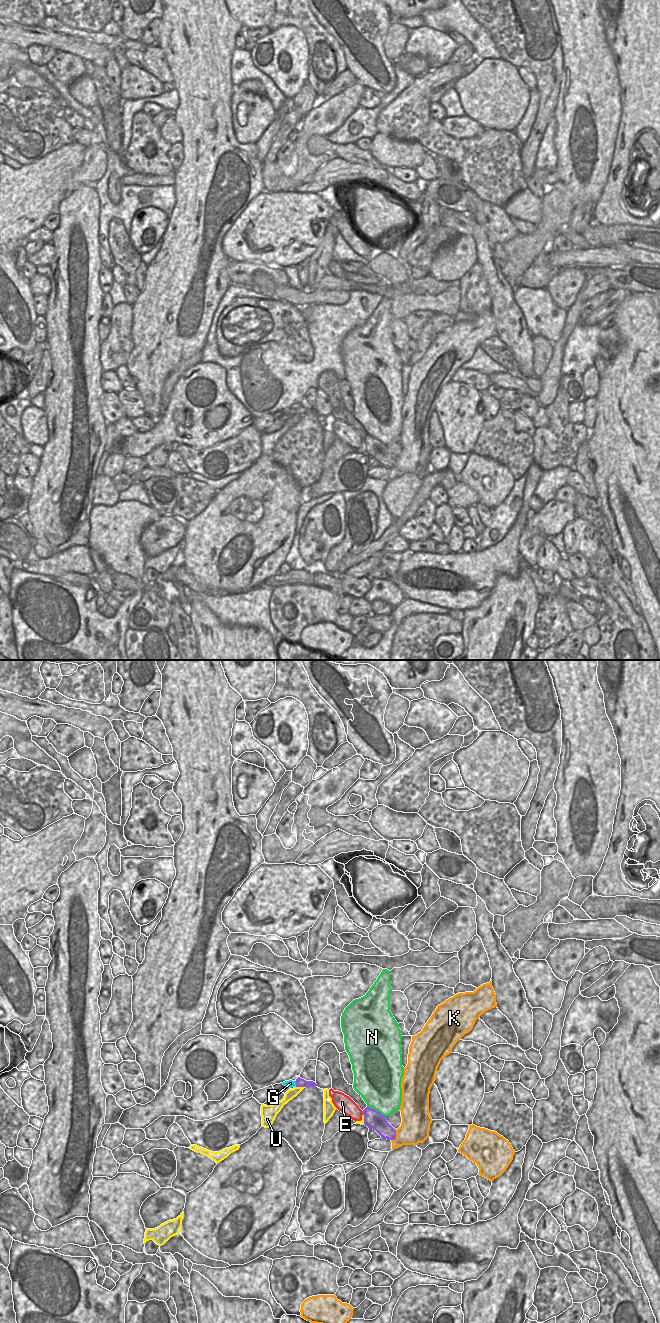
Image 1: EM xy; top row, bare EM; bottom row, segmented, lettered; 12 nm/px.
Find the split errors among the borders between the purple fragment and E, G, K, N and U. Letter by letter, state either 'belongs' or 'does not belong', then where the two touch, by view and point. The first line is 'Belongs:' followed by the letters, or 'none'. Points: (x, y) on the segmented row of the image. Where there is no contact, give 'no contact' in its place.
Belongs: G
E: does not belong | xy (362, 1112)
G: belongs | xy (296, 1083)
K: does not belong | xy (395, 1136)
N: does not belong | xy (375, 1110)
U: does not belong | xy (300, 1086)

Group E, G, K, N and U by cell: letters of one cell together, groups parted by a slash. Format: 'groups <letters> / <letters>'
groups E / G / K / N / U

